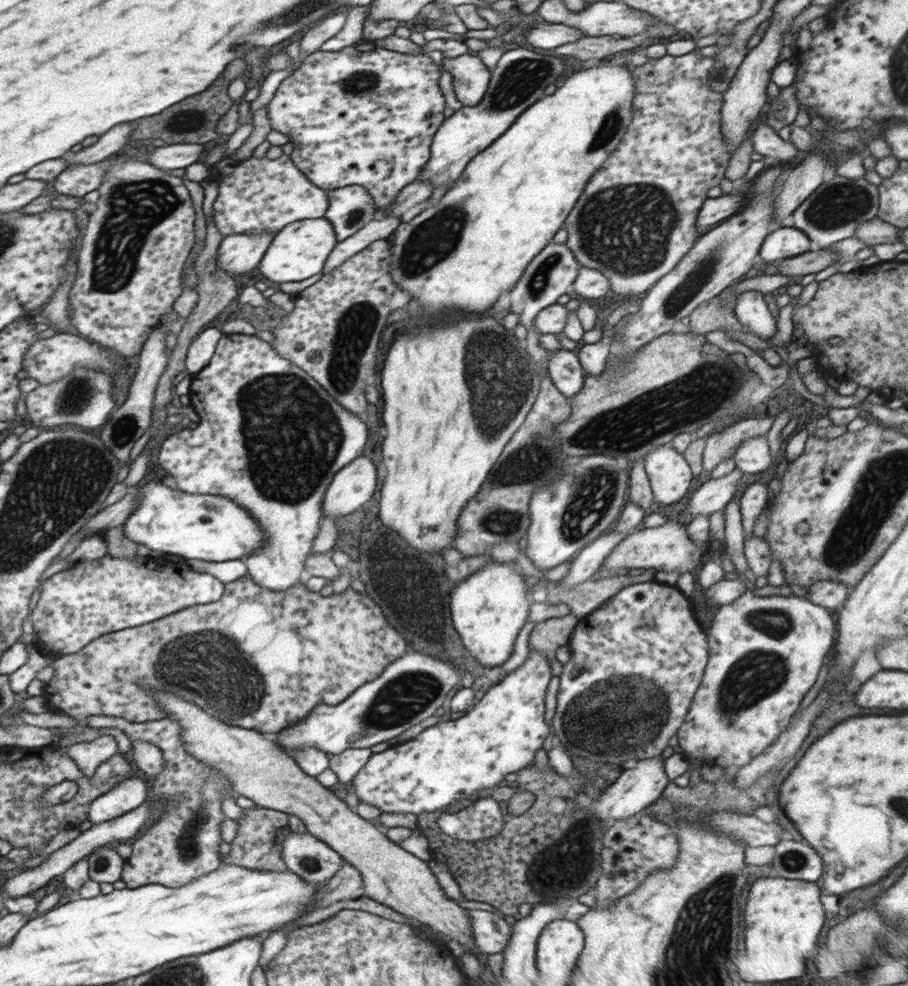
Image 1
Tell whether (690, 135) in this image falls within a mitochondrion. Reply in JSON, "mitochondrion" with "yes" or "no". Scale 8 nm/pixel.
{"mitochondrion":"no"}

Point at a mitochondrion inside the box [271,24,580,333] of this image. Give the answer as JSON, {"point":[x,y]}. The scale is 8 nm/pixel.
{"point":[436,237]}

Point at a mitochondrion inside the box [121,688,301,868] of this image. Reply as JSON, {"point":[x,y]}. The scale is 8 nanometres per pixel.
{"point":[188,846]}

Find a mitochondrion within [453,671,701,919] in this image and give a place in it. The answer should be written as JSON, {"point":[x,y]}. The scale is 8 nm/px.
{"point":[618,718]}

